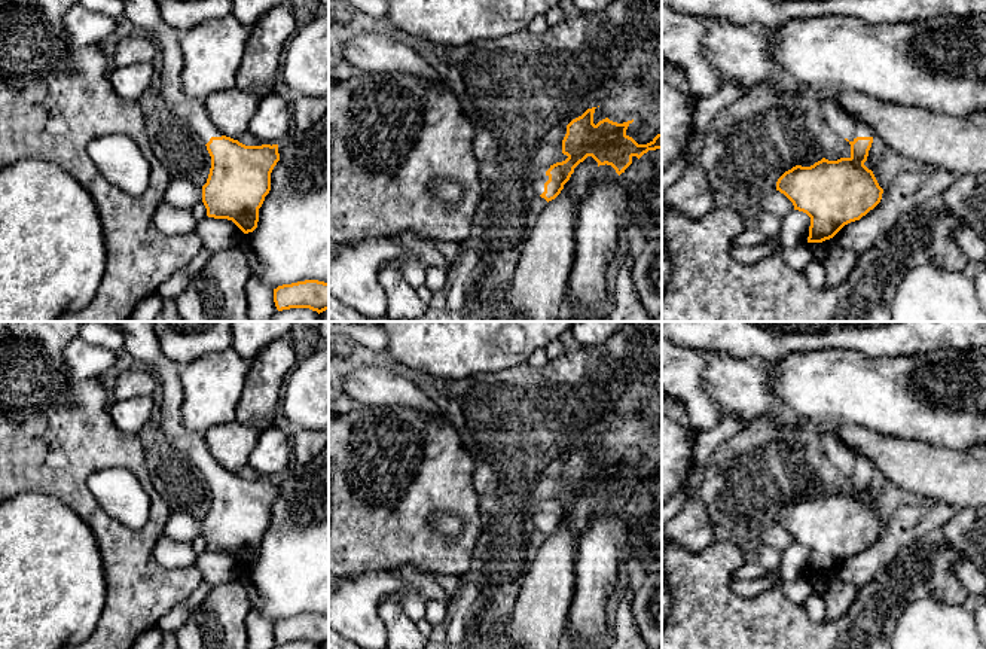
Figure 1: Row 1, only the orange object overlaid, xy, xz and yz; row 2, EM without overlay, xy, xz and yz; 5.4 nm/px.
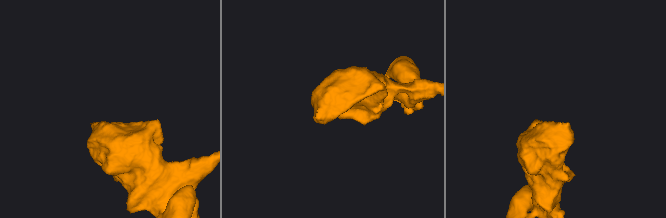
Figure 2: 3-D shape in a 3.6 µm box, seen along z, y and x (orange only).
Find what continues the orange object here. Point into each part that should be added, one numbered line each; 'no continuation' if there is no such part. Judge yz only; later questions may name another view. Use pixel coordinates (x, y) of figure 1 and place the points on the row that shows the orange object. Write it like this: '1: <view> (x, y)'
1: yz (846, 127)

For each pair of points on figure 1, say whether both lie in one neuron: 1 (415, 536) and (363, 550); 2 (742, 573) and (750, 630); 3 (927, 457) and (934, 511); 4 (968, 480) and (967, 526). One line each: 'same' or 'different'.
1: same
2: different
3: different
4: different

